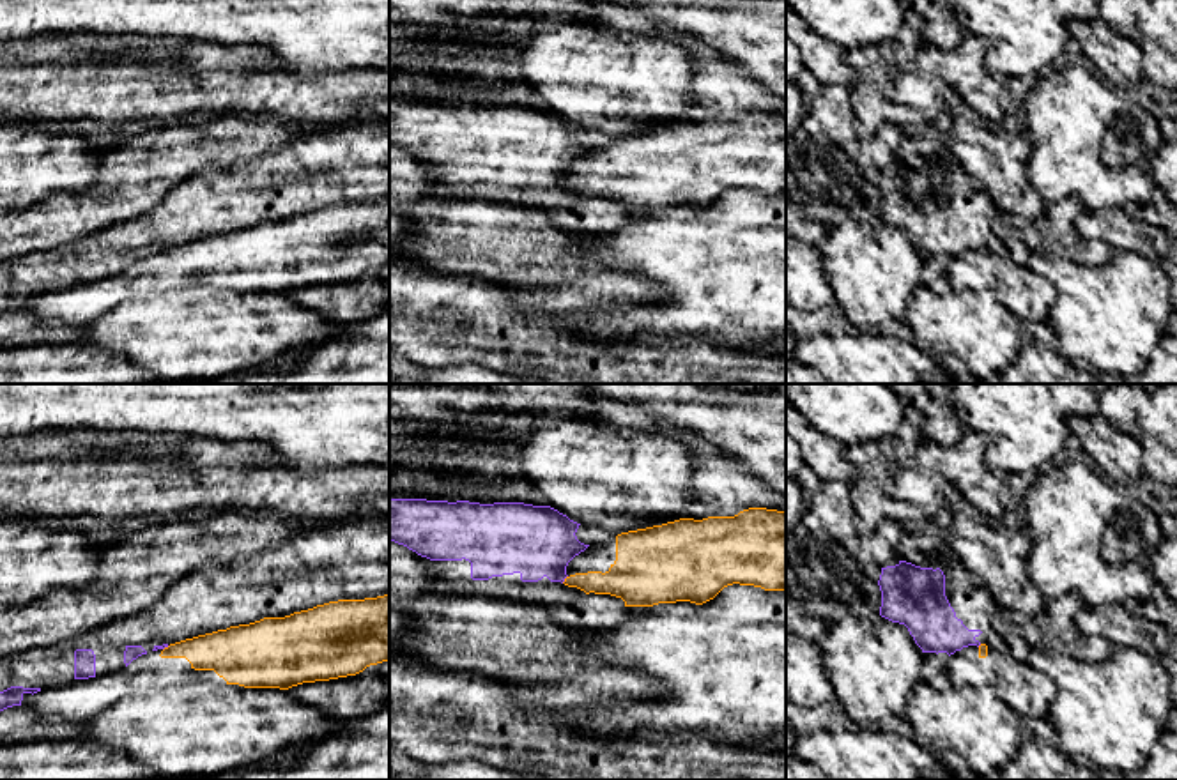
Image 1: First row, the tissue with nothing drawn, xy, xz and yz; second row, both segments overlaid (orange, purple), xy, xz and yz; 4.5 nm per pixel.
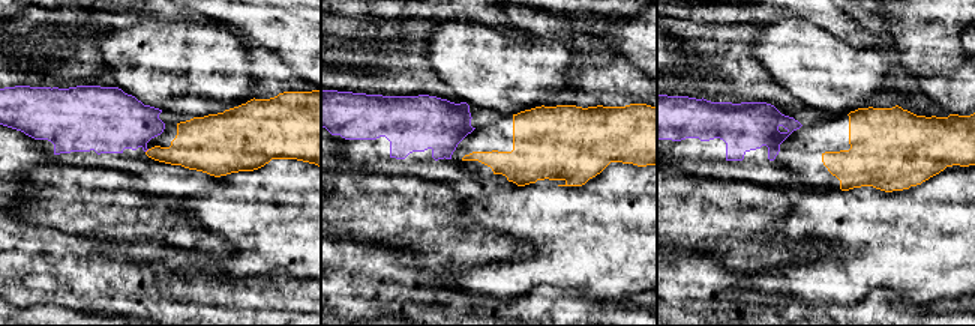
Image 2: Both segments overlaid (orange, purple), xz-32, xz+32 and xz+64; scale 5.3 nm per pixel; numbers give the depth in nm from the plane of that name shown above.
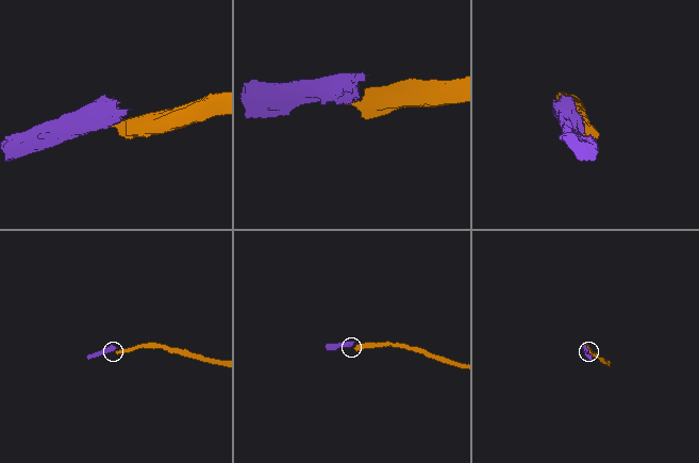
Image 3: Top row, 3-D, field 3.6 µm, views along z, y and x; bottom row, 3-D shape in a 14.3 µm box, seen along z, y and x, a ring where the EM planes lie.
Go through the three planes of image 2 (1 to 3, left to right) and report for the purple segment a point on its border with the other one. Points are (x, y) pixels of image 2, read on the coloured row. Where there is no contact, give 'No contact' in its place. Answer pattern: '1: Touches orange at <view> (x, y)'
1: Touches orange at xz-32 (147, 150)
2: No contact
3: No contact

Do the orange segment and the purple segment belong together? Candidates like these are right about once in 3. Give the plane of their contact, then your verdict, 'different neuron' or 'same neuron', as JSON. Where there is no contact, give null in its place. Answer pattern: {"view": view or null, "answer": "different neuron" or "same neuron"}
{"view": "xz", "answer": "different neuron"}

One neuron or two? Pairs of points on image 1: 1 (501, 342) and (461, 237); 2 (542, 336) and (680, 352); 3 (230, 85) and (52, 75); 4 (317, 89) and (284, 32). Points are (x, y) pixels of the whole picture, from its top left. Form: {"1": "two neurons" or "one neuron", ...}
{"1": "two neurons", "2": "one neuron", "3": "one neuron", "4": "two neurons"}

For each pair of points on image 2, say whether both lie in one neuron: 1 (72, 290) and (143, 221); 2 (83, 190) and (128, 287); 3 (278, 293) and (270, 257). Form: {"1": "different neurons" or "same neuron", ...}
{"1": "different neurons", "2": "different neurons", "3": "different neurons"}

